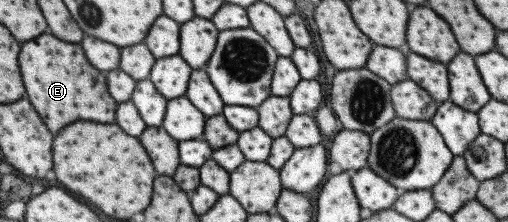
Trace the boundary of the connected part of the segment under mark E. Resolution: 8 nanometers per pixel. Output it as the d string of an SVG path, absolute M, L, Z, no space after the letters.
M39 35L21 45L17 63L27 99L41 115L41 121L49 131L59 131L77 119L113 123L116 101L109 97L105 89L103 73L85 61L79 45L59 41L51 35Z

